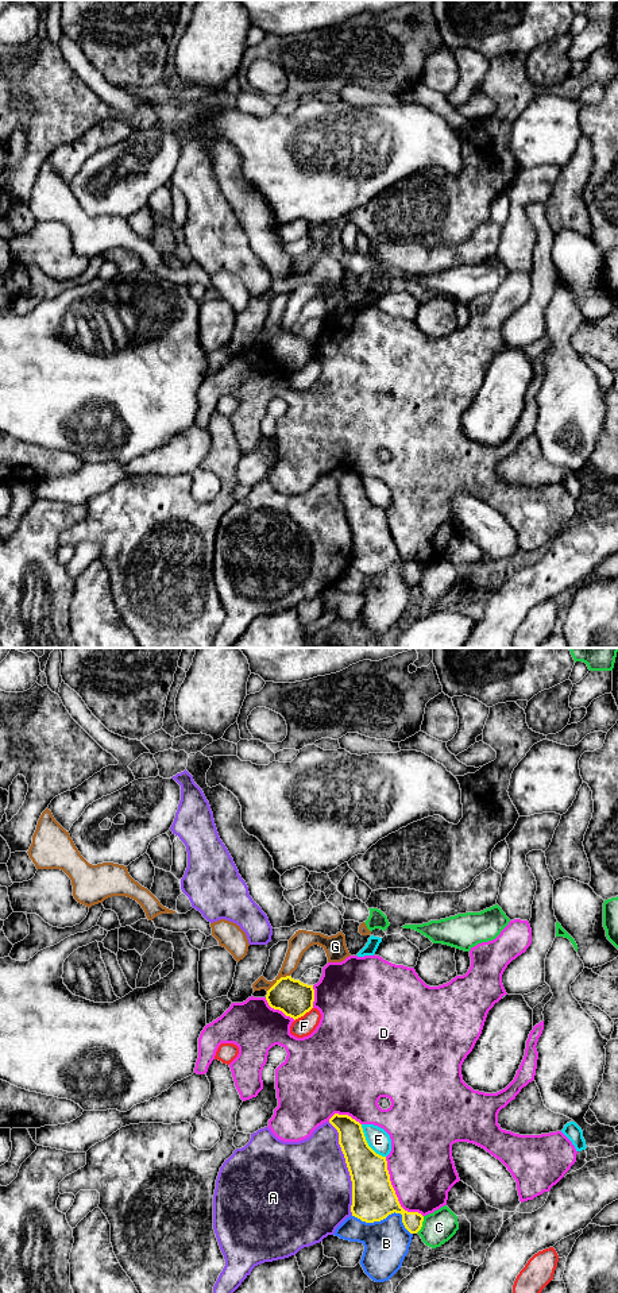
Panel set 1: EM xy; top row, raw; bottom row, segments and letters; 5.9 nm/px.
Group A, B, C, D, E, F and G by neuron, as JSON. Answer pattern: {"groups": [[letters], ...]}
{"groups": [["A"], ["B"], ["C", "G"], ["D"], ["E"], ["F"]]}

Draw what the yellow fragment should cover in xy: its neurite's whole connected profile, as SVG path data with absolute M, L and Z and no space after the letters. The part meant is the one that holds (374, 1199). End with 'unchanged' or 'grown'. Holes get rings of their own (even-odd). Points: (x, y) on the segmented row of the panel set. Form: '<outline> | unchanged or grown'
M335 1113L329 1123L339 1132L339 1145L352 1181L352 1216L374 1223L394 1212L401 1213L405 1228L417 1234L424 1216L401 1207L390 1181L386 1157L368 1146L362 1124L348 1115L339 1113Z | unchanged

